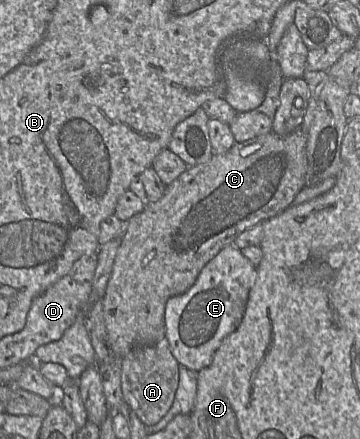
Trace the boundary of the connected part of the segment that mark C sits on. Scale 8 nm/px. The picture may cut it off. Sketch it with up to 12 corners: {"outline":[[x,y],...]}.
{"outline":[[301,127],[188,167],[124,222],[102,299],[125,357],[168,299],[305,186]]}

